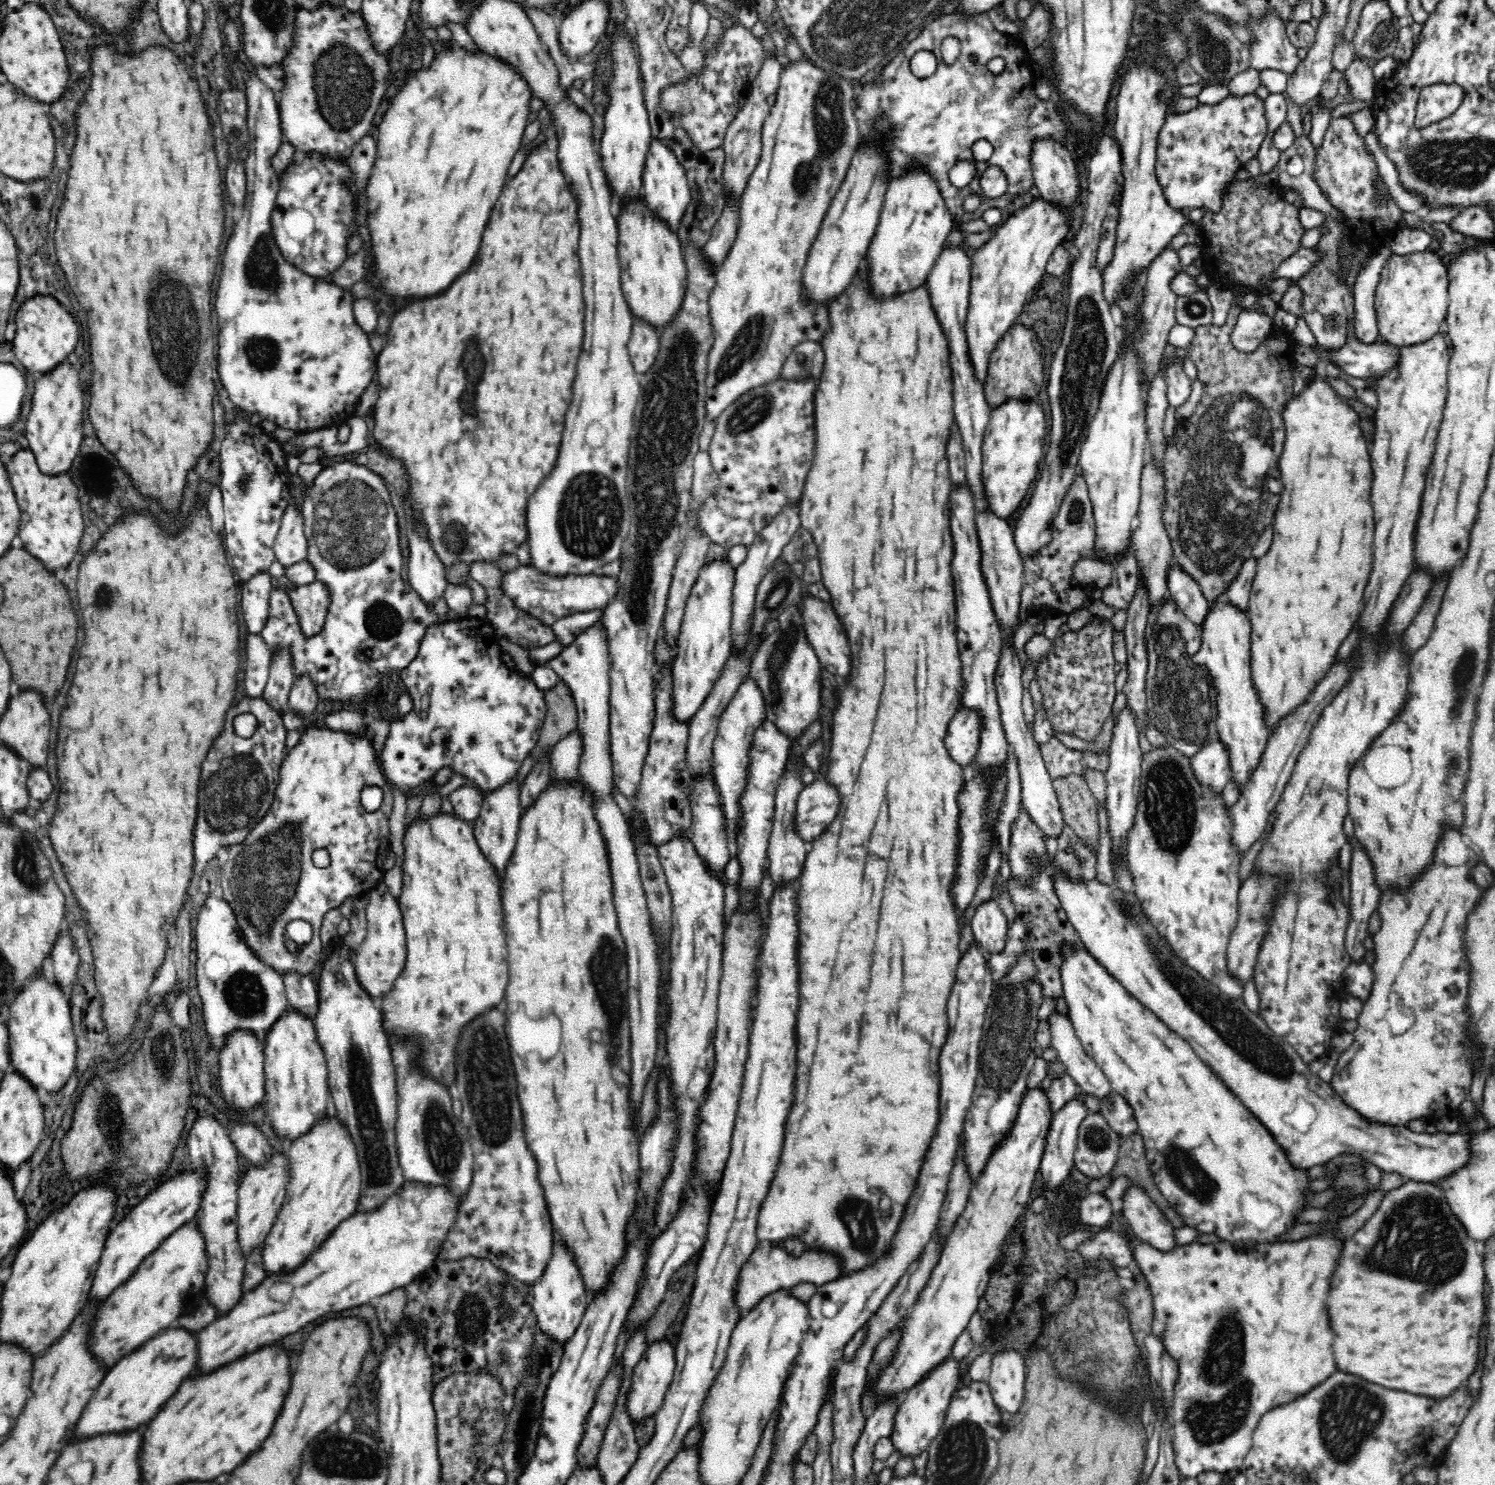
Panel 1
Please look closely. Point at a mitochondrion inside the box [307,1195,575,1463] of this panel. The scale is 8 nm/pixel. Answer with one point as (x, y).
(528, 1419)

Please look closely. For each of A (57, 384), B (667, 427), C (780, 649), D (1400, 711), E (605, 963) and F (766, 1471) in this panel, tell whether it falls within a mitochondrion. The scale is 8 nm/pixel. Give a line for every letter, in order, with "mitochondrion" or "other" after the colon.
A: other
B: mitochondrion
C: mitochondrion
D: other
E: mitochondrion
F: other

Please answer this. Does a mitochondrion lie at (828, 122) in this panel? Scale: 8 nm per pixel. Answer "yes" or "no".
yes

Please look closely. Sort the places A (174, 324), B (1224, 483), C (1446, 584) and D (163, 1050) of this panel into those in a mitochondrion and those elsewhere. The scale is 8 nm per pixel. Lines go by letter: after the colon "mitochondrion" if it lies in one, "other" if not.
A: mitochondrion
B: mitochondrion
C: other
D: mitochondrion

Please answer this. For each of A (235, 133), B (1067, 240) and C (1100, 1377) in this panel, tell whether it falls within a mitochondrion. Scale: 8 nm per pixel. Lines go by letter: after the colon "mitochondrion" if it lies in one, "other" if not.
A: mitochondrion
B: other
C: mitochondrion

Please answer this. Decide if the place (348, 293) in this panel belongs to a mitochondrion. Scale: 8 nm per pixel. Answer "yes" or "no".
no

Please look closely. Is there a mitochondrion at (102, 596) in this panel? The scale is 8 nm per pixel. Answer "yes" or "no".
yes

